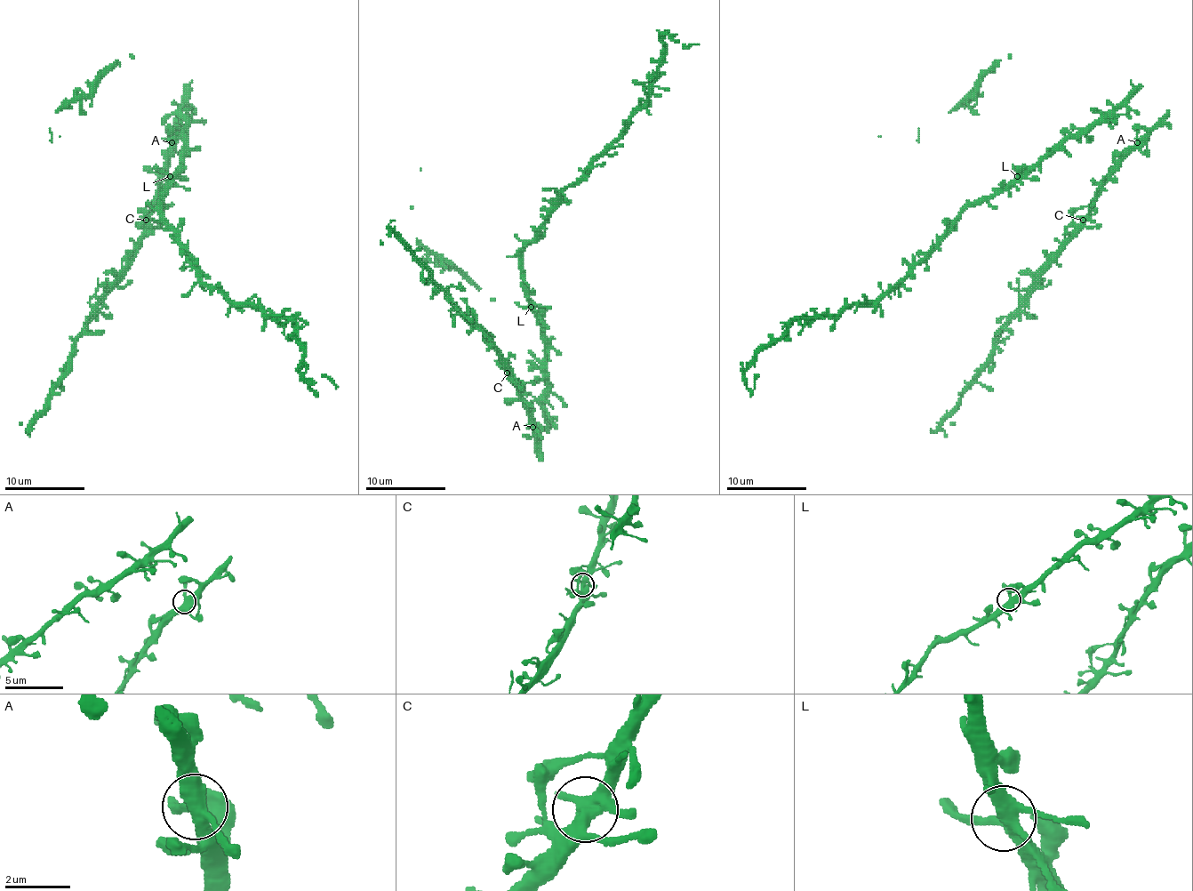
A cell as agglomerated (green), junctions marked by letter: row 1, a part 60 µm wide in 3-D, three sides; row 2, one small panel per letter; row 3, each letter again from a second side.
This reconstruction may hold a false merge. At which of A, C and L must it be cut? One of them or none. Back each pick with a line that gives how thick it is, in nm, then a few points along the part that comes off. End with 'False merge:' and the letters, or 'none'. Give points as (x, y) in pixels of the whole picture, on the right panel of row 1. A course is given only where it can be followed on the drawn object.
False merge: none

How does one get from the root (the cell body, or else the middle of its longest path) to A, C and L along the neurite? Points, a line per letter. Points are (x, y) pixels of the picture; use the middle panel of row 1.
A: (547, 360), (547, 395), (542, 408), (550, 421), (540, 424), (539, 437), (532, 427)
C: (547, 360), (547, 395), (542, 408), (550, 421), (540, 424), (539, 437), (523, 392), (507, 373)
L: (547, 360), (545, 326), (531, 307)

